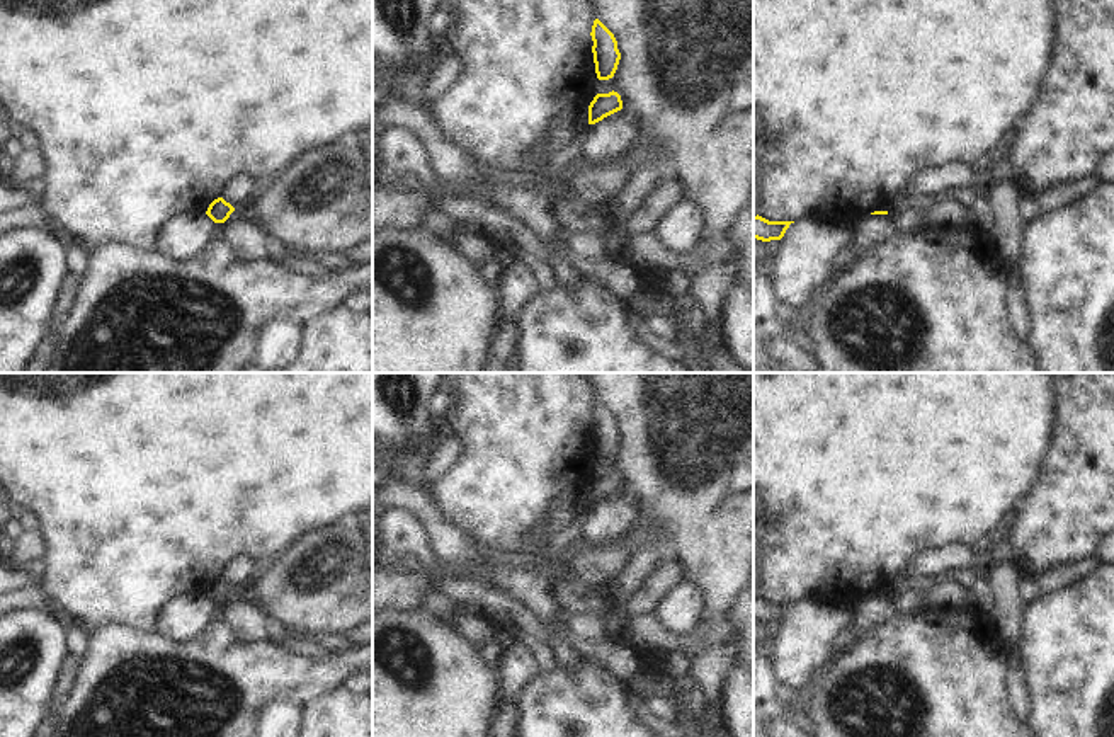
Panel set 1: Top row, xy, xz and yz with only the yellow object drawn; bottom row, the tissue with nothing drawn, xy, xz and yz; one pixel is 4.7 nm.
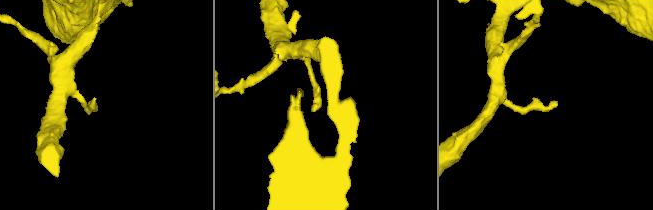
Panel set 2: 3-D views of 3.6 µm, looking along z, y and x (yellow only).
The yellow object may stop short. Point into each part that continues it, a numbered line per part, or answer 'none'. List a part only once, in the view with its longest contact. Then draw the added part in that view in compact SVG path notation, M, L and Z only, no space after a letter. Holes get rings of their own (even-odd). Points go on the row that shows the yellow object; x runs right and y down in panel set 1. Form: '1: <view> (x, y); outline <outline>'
none

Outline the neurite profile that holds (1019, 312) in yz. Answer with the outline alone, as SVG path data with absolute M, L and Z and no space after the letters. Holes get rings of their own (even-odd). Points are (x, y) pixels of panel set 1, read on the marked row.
M1007 269L1007 277L1007 306L1010 322L1020 339L1031 340L1031 308L1027 303L1027 291L1024 288L1024 277L1019 269Z

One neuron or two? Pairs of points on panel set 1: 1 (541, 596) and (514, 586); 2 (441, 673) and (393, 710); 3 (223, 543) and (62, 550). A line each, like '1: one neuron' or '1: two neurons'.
1: one neuron
2: one neuron
3: one neuron

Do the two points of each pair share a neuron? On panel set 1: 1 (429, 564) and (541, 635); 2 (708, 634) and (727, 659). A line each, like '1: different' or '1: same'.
1: same
2: different

